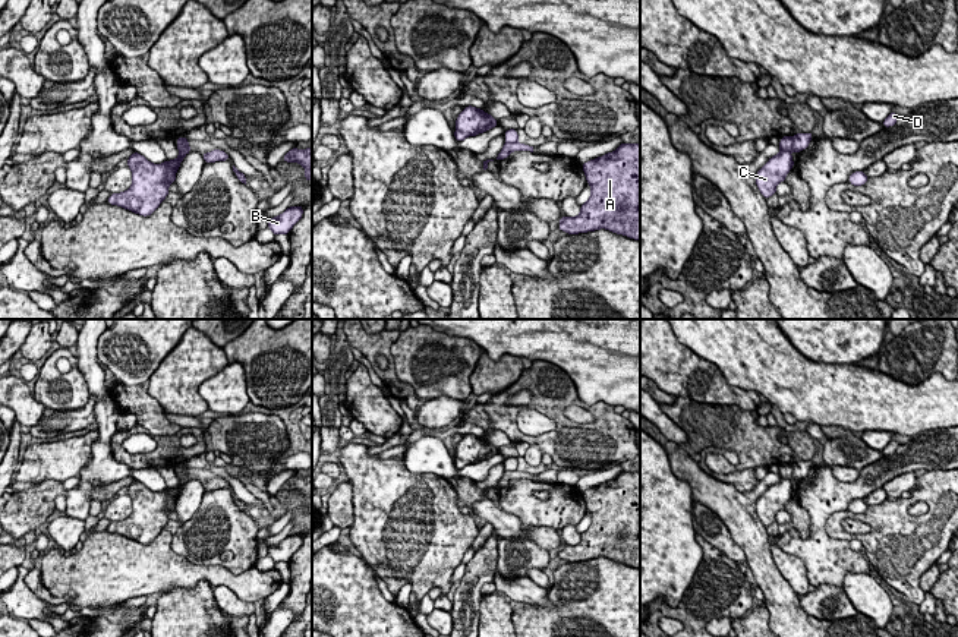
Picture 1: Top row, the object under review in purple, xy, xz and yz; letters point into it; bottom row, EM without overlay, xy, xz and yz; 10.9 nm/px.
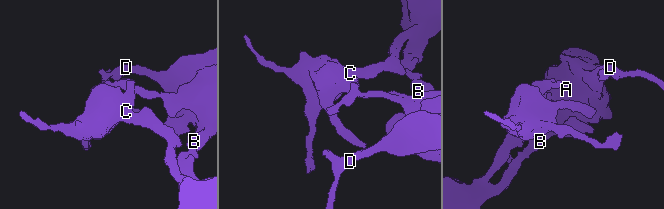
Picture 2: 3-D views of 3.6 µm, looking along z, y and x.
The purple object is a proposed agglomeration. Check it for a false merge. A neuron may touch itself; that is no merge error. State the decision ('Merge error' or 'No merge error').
Merge error

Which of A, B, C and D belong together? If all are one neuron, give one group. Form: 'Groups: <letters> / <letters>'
Groups: A B D / C

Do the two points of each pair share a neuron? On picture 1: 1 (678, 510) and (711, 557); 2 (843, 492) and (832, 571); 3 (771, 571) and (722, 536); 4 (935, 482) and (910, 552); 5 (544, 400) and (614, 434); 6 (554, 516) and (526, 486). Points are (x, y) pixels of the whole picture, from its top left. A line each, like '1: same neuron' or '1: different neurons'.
1: different neurons
2: same neuron
3: different neurons
4: same neuron
5: same neuron
6: same neuron

